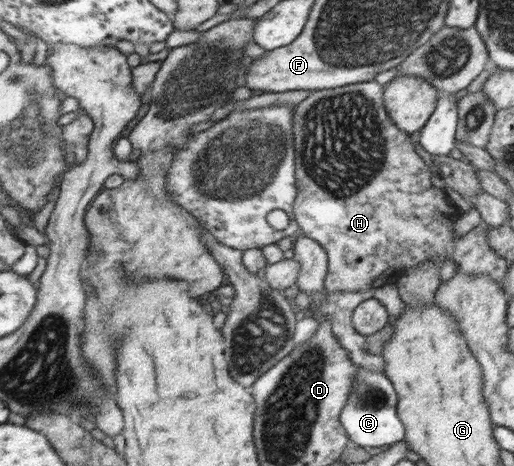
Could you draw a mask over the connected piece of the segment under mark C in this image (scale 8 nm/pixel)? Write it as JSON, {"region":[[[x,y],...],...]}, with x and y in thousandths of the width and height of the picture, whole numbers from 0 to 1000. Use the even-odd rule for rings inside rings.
{"region":[[[695,788],[695,807],[685,811],[683,845],[661,884],[661,910],[677,931],[683,955],[757,957],[786,940],[786,912],[770,880],[772,848],[753,807],[741,796]]]}

